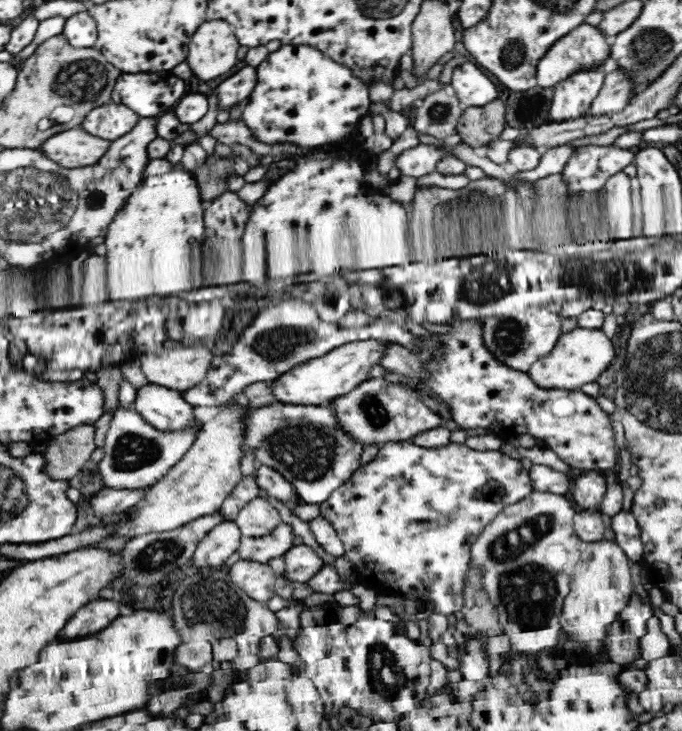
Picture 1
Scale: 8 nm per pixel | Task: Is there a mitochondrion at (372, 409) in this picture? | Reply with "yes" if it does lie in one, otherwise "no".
yes

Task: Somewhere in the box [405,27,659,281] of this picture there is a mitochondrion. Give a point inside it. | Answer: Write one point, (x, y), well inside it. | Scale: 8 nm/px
(462, 220)

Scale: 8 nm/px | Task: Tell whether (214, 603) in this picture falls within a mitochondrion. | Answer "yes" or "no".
yes

